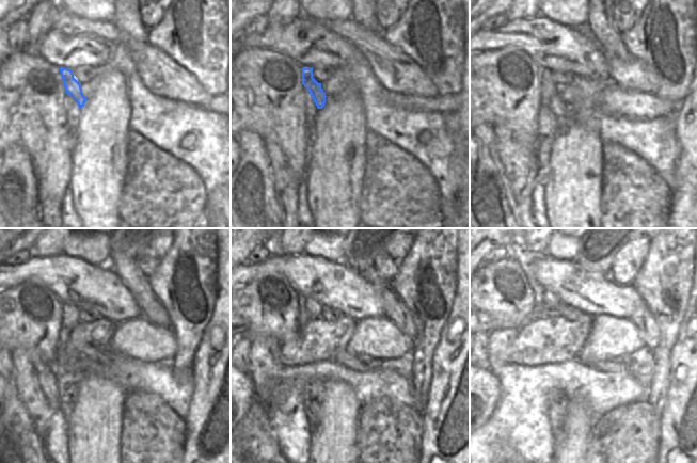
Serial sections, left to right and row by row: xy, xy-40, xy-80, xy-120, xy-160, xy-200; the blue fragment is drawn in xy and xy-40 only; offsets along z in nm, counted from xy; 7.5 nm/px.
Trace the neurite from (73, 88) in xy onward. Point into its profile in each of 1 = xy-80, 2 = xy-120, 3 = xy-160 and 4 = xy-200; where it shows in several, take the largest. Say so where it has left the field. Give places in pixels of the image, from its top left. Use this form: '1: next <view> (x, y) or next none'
1: next xy-80 (557, 107)
2: next xy-120 (105, 360)
3: next xy-160 (404, 366)
4: next xy-200 (639, 364)

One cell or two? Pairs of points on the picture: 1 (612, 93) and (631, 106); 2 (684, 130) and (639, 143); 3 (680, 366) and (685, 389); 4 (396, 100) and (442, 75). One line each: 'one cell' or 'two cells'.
1: one cell
2: two cells
3: one cell
4: two cells

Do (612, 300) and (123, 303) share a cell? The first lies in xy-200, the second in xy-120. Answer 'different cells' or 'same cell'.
same cell

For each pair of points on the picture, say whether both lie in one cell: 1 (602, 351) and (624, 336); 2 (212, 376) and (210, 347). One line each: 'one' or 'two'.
1: one
2: one

